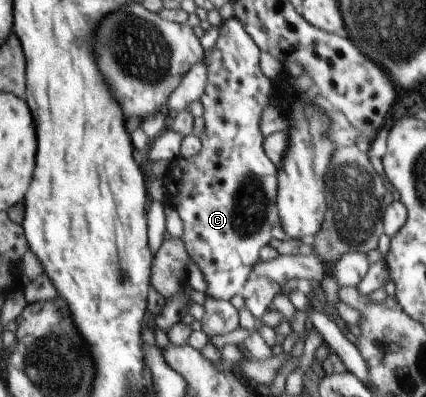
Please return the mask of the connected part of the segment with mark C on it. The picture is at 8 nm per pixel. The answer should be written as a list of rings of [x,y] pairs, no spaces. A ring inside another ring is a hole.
[[[234,16],[224,20],[219,26],[220,35],[216,40],[215,46],[204,52],[204,57],[201,61],[207,69],[207,82],[201,95],[200,101],[203,104],[204,113],[202,117],[205,121],[204,132],[201,134],[200,139],[202,142],[201,150],[198,154],[189,159],[183,159],[181,157],[176,158],[170,163],[165,176],[162,178],[164,182],[165,196],[169,200],[171,206],[178,212],[183,223],[183,236],[181,237],[187,249],[190,260],[194,260],[198,267],[203,271],[204,279],[207,281],[207,293],[206,295],[212,296],[214,299],[221,299],[230,301],[233,296],[240,294],[244,284],[251,277],[254,265],[260,260],[260,250],[270,244],[271,230],[273,226],[280,224],[280,218],[277,208],[277,195],[278,195],[278,168],[269,160],[269,157],[265,154],[263,148],[263,135],[259,129],[259,122],[261,122],[261,114],[263,110],[270,104],[270,95],[275,94],[274,89],[276,85],[274,80],[268,78],[259,67],[259,52],[260,48],[255,44],[255,41],[247,34],[245,27],[240,20],[237,20]]]

